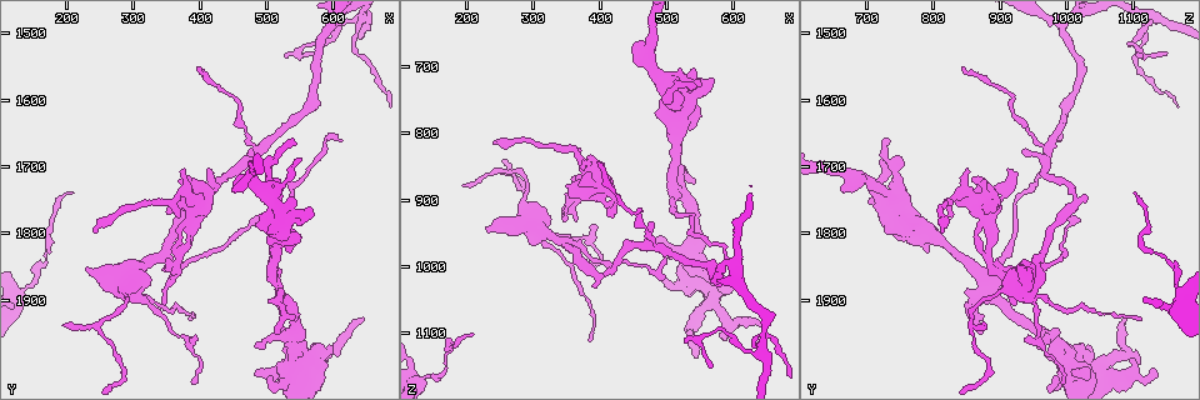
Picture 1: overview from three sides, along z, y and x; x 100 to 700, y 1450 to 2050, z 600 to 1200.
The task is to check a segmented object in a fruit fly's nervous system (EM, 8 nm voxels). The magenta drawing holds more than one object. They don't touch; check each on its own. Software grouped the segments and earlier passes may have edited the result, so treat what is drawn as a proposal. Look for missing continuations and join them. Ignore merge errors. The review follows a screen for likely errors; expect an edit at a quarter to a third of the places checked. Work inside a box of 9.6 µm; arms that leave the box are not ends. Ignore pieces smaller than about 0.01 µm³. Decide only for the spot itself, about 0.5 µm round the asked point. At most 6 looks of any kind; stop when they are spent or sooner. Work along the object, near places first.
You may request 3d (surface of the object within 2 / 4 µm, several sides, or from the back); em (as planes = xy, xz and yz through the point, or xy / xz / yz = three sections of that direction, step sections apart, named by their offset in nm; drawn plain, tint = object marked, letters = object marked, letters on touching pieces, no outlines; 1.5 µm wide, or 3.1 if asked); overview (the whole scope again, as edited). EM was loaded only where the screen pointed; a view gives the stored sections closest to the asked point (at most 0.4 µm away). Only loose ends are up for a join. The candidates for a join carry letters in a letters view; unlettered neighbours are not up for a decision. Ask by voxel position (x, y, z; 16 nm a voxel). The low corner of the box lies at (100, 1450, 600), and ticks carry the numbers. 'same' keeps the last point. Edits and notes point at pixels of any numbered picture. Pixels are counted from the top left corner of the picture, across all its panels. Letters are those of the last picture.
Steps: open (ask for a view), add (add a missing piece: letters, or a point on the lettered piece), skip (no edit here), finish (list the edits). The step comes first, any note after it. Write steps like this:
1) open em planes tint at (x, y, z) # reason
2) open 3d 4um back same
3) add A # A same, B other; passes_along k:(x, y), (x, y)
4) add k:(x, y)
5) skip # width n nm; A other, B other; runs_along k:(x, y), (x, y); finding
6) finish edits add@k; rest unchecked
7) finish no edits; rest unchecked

open em xz step 4 tint at (355, 1770, 880) # an open end

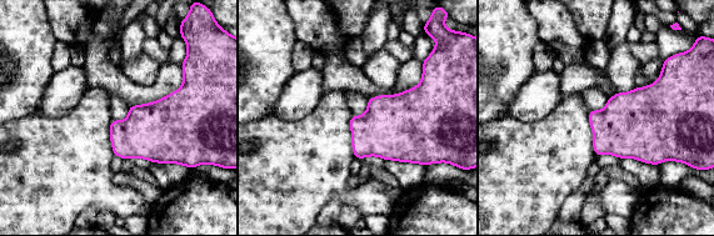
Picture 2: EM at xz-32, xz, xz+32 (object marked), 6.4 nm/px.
open em planes letters same # another direction

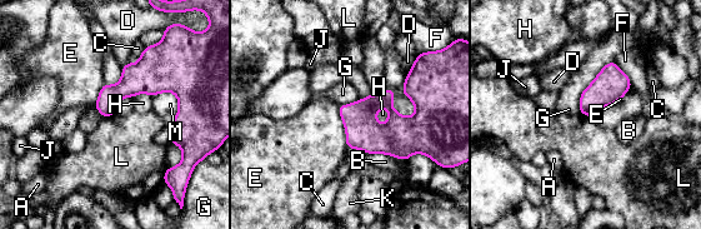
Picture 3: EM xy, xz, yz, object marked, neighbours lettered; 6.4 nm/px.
skip # A other, B other, C other, D other, E other, F other, G other, H other, J other, K other, L other, M other; border 3:(166, 168), (163, 182); none of them fits

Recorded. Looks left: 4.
open em planes letters at (245, 1800, 815) # long arm stops here

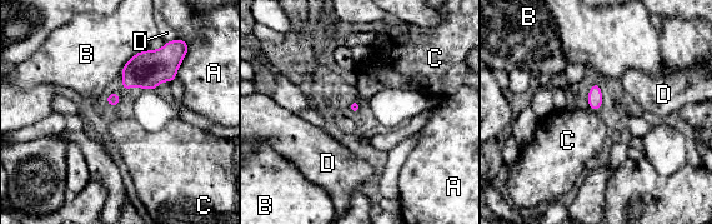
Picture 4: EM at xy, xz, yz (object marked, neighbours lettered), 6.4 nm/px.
skip # A other, B other, C other, D other; border 4:(590, 108), (596, 112); no lettered piece goes on from it

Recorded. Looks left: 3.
open 3d 4um back at (390, 1960, 940) # tapers out

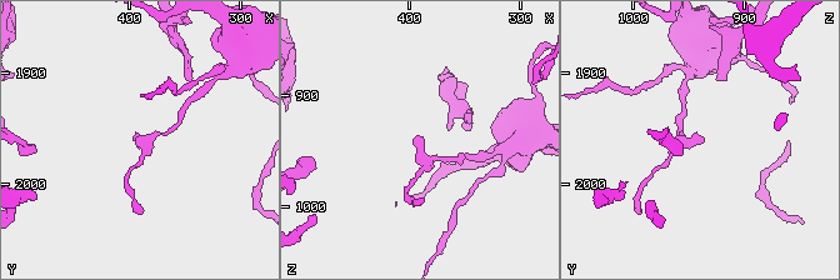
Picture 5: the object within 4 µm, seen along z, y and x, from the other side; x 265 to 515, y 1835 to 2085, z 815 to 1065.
open em xy step 4 tint at (392, 1960, 938) # need the tissue

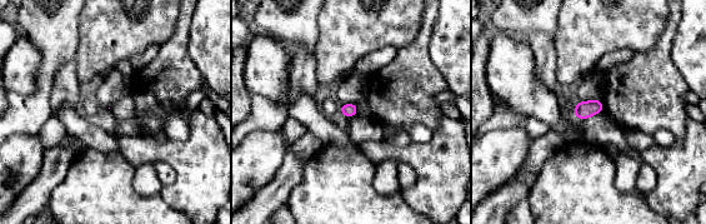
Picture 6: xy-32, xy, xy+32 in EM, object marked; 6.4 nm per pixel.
open em planes letters same # cut it another way

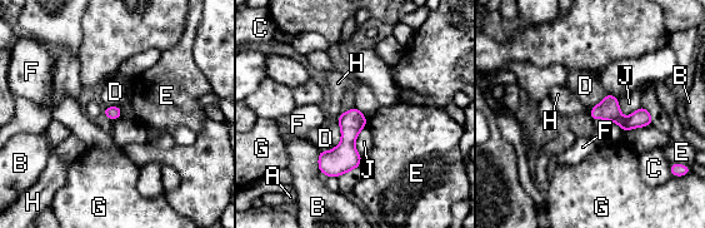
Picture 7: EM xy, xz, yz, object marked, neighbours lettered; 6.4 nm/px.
skip # A other, B other, C other, D other, E other, F other, G other, H other, J other; border 7:(120, 107), (121, 117); none of them fits

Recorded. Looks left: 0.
finish no edits; rest unchecked

